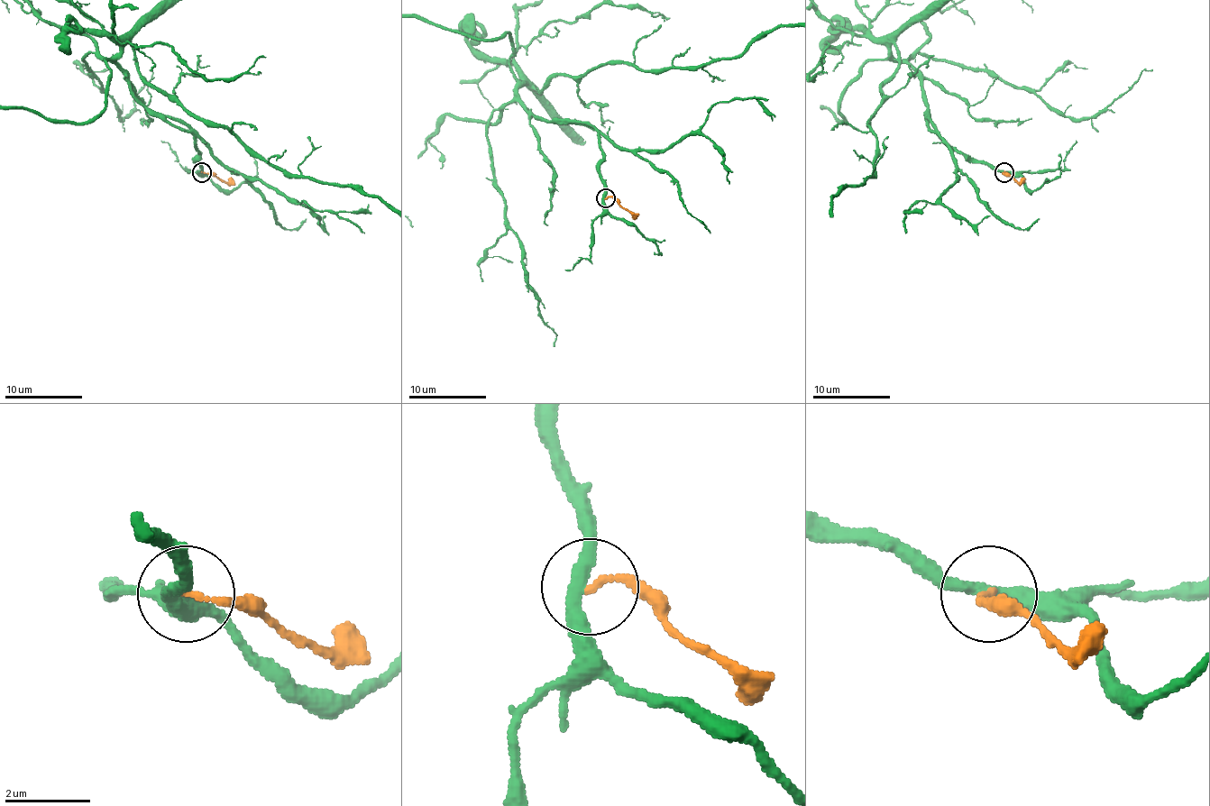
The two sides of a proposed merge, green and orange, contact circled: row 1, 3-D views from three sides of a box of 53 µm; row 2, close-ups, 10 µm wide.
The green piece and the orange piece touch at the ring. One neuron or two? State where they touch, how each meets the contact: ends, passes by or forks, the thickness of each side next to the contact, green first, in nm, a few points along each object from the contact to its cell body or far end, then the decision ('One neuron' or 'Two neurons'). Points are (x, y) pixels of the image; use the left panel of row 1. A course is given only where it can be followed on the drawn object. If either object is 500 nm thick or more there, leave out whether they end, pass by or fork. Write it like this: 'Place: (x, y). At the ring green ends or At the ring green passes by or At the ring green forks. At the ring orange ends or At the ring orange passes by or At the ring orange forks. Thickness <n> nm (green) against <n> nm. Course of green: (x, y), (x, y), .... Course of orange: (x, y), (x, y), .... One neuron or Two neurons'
Place: (202, 172). At the ring green passes by. At the ring orange ends. Thickness 320 nm (green) against 150 nm. Course of green: (201, 171), (196, 135), (155, 115), (108, 59), (106, 105), (81, 123), (17, 107). Course of orange: (201, 171), (223, 181), (234, 179). Two neurons

